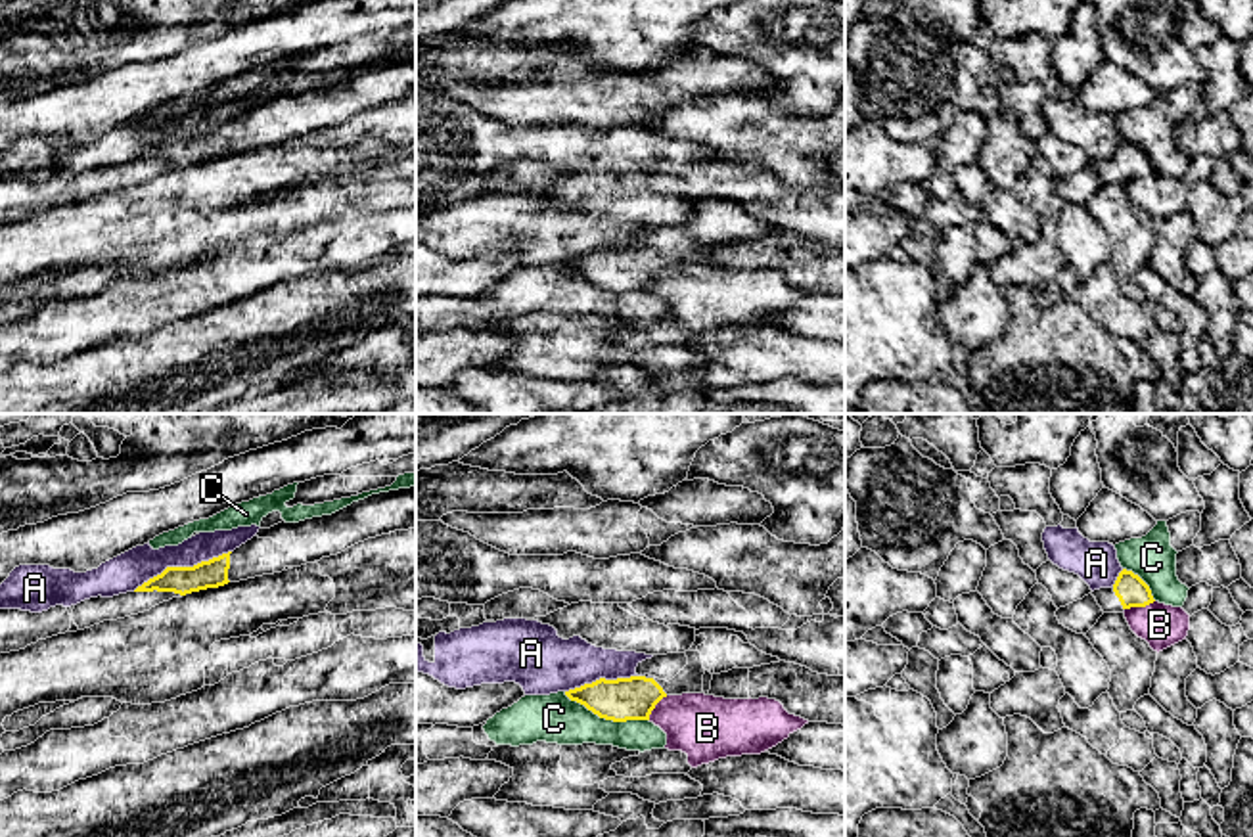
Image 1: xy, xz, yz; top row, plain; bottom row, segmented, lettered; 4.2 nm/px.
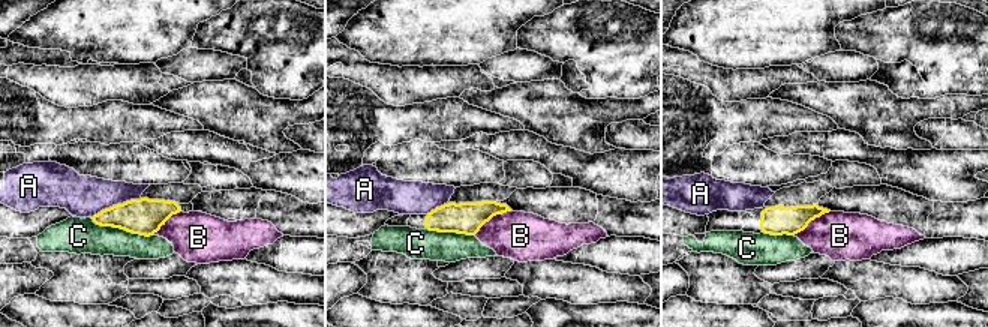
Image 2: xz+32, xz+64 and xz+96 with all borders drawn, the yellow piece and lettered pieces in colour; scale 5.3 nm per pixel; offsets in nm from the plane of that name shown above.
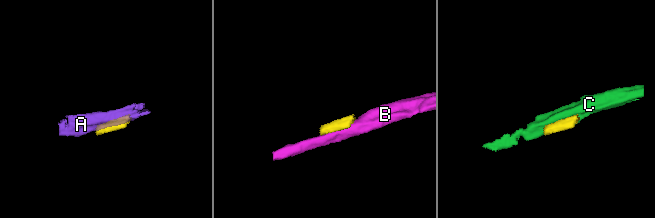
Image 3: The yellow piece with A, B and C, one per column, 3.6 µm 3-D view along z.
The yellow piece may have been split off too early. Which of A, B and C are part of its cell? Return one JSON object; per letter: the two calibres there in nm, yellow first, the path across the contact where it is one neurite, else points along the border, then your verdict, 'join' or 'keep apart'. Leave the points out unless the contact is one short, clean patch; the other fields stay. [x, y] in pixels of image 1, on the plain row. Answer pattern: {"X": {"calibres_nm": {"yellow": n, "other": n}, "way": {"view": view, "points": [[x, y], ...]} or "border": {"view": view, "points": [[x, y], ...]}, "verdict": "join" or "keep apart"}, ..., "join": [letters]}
{"A": {"calibres_nm": {"yellow": 120, "other": 160}, "border": {"view": "xy", "points": [[230, 121], [192, 136], [167, 136], [133, 161]]}, "verdict": "keep apart"}, "B": {"calibres_nm": {"yellow": 130, "other": 180}, "border": {"view": "yz", "points": [[1154, 171], [1125, 180]]}, "verdict": "keep apart"}, "C": {"calibres_nm": {"yellow": 180, "other": 200}, "verdict": "keep apart"}, "join": []}

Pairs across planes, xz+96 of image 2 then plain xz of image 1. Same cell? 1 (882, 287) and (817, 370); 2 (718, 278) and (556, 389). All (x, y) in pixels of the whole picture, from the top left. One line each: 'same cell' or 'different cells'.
1: same cell
2: different cells

